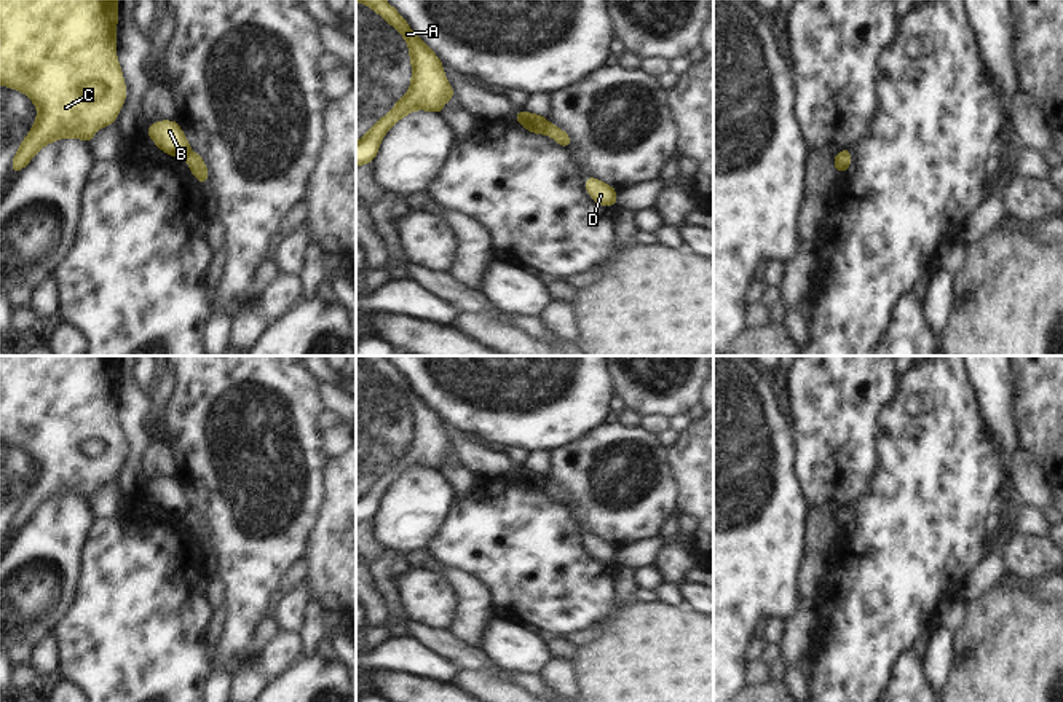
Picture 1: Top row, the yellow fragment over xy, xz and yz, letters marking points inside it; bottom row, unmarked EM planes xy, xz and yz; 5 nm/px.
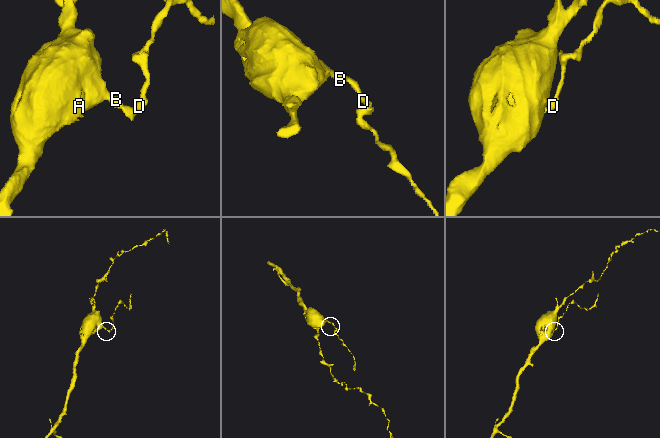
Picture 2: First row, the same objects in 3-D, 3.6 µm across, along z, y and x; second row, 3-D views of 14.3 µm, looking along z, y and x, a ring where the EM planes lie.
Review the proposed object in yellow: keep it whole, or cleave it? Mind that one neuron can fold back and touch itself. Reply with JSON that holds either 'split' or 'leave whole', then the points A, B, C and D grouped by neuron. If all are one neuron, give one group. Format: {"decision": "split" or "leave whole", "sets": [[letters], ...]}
{"decision": "split", "sets": [["A", "B", "C"], ["D"]]}

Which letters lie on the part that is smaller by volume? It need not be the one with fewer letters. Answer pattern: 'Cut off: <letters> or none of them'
Cut off: D.

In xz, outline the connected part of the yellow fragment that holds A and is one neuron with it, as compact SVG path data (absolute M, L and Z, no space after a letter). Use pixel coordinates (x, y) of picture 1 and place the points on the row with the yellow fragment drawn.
M356 0L385 18L399 30L409 45L412 59L412 85L394 108L378 120L369 132L356 142L356 166L372 163L386 131L410 110L442 113L444 104L455 96L449 85L441 59L410 30L404 18L385 0Z

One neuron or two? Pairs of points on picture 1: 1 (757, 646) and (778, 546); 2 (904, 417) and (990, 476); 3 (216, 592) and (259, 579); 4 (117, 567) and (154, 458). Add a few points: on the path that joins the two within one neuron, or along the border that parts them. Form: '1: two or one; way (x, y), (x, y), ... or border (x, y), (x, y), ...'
1: two; border (757, 632), (746, 650), (746, 661)
2: one; way (924, 437), (961, 474), (969, 474)
3: two; border (216, 575), (224, 587), (224, 607)
4: two; border (138, 476), (147, 484)

